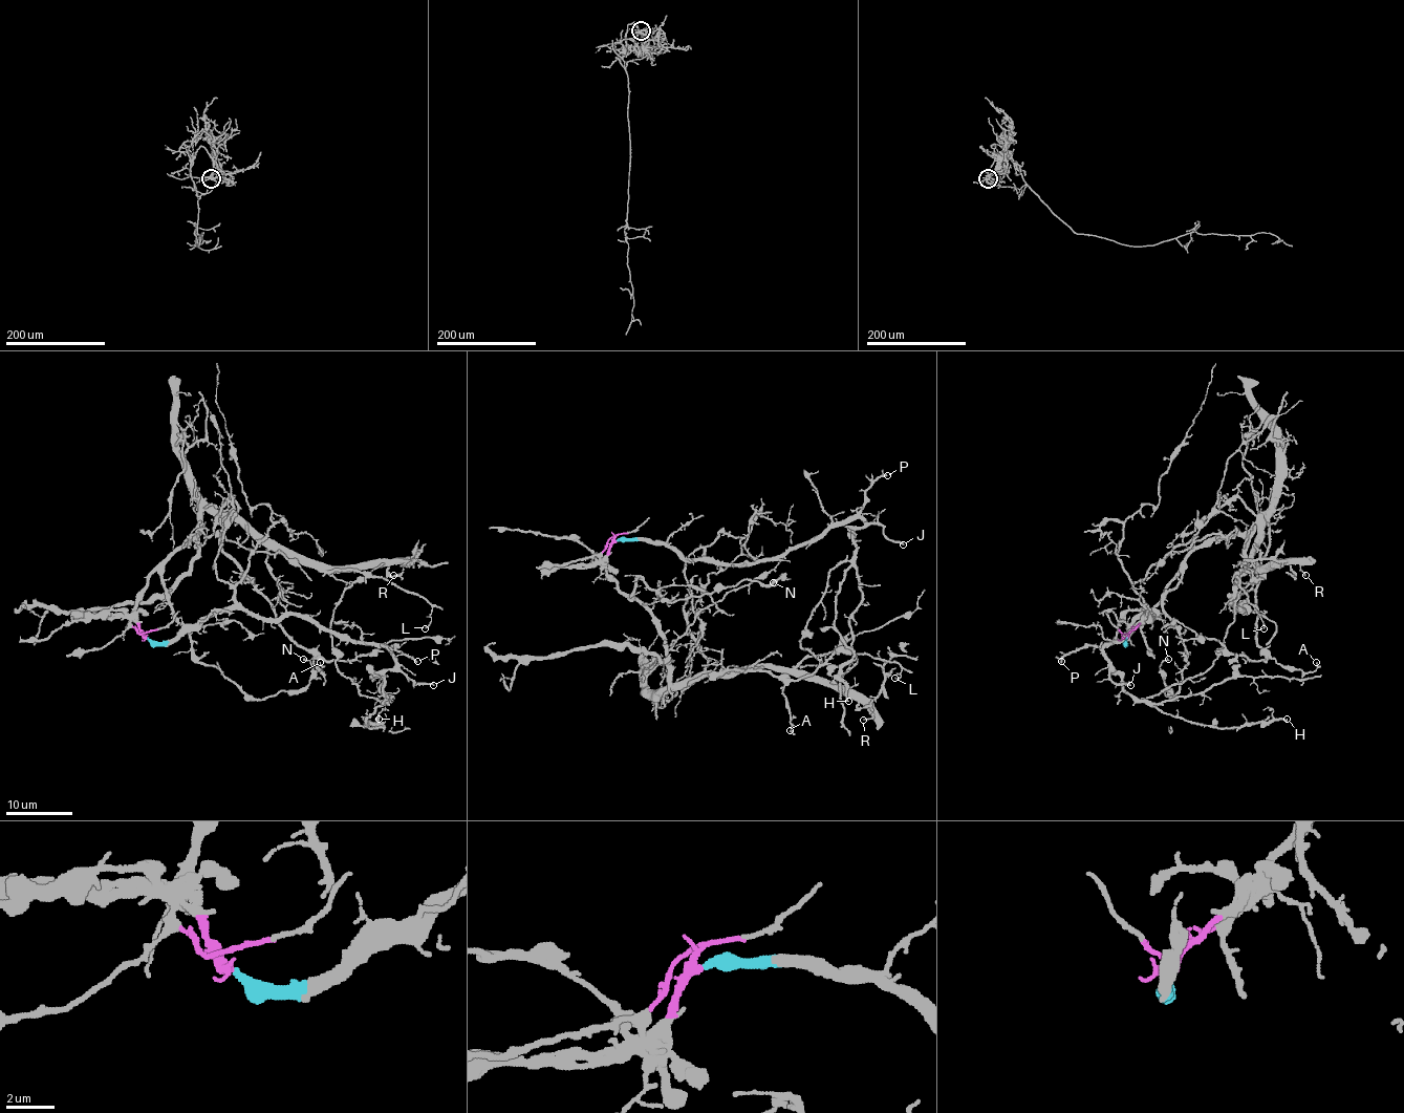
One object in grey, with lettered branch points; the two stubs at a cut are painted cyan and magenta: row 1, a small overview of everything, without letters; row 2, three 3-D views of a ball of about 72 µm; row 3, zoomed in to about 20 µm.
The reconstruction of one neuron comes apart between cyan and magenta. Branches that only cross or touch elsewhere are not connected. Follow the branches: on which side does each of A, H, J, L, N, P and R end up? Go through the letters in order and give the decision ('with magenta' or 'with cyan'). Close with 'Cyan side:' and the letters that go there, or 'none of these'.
A: with magenta
H: with cyan
J: with cyan
L: with magenta
N: with magenta
P: with cyan
R: with magenta
Cyan side: H, J, P

